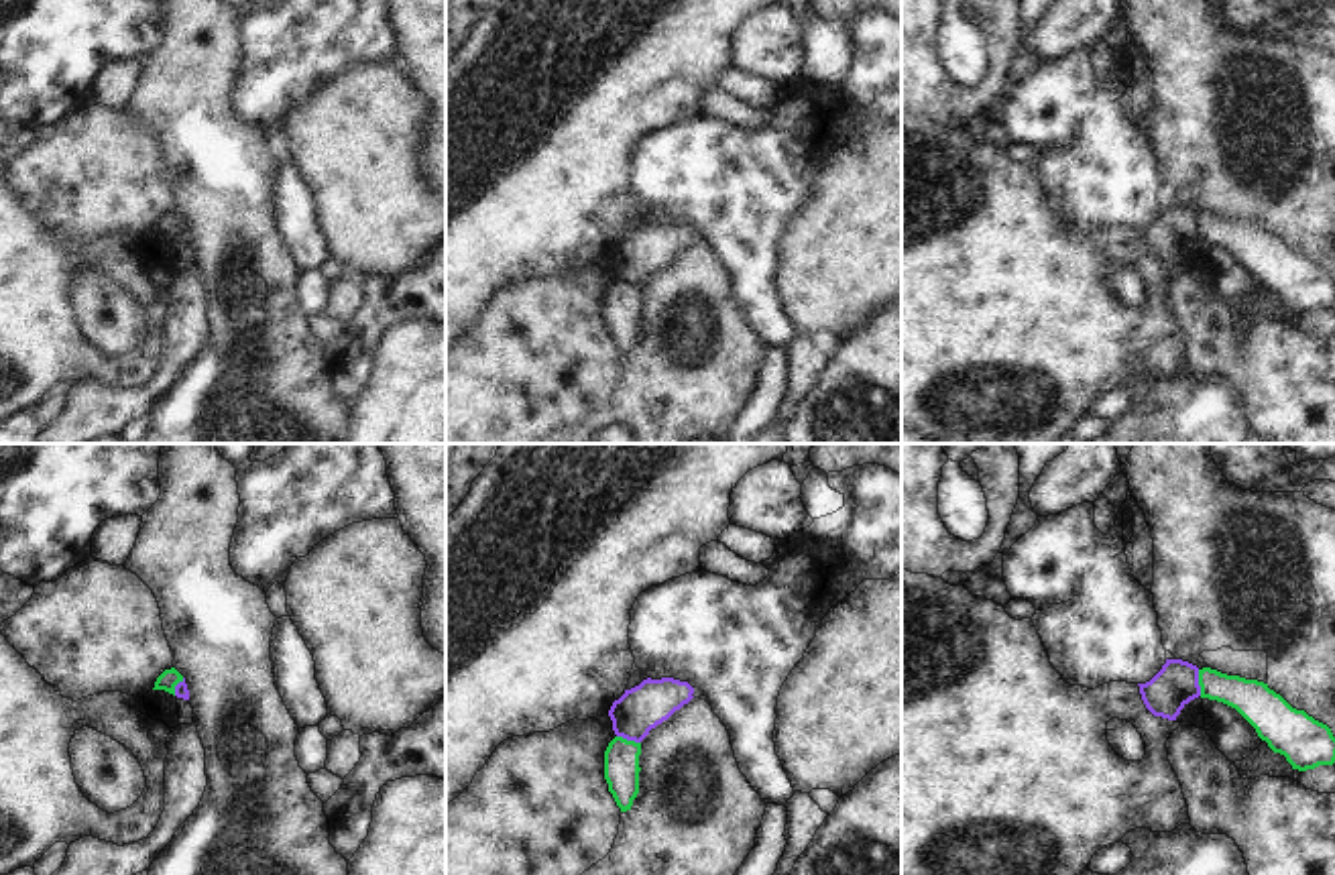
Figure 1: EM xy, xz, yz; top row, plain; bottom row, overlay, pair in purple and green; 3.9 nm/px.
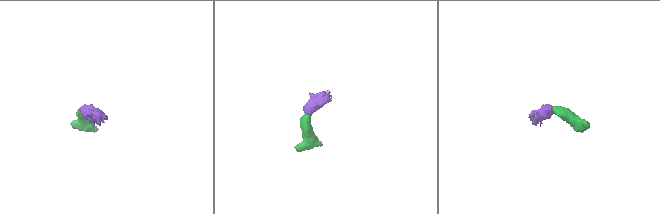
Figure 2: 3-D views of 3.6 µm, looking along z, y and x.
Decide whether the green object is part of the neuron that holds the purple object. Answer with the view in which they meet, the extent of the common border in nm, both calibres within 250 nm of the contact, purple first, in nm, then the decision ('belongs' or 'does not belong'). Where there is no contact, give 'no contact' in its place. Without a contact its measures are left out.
yz | 110 nm | 170/160 nm | does not belong

